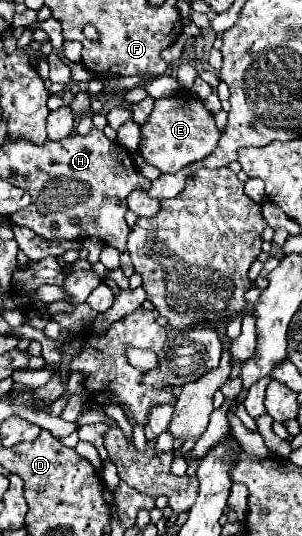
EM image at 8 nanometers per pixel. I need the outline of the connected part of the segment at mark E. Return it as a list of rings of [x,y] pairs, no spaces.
[[[171,95],[155,99],[151,117],[141,125],[139,153],[145,163],[157,167],[161,173],[177,173],[181,167],[205,159],[219,141],[219,129],[213,115],[205,109],[203,101],[191,95]]]

